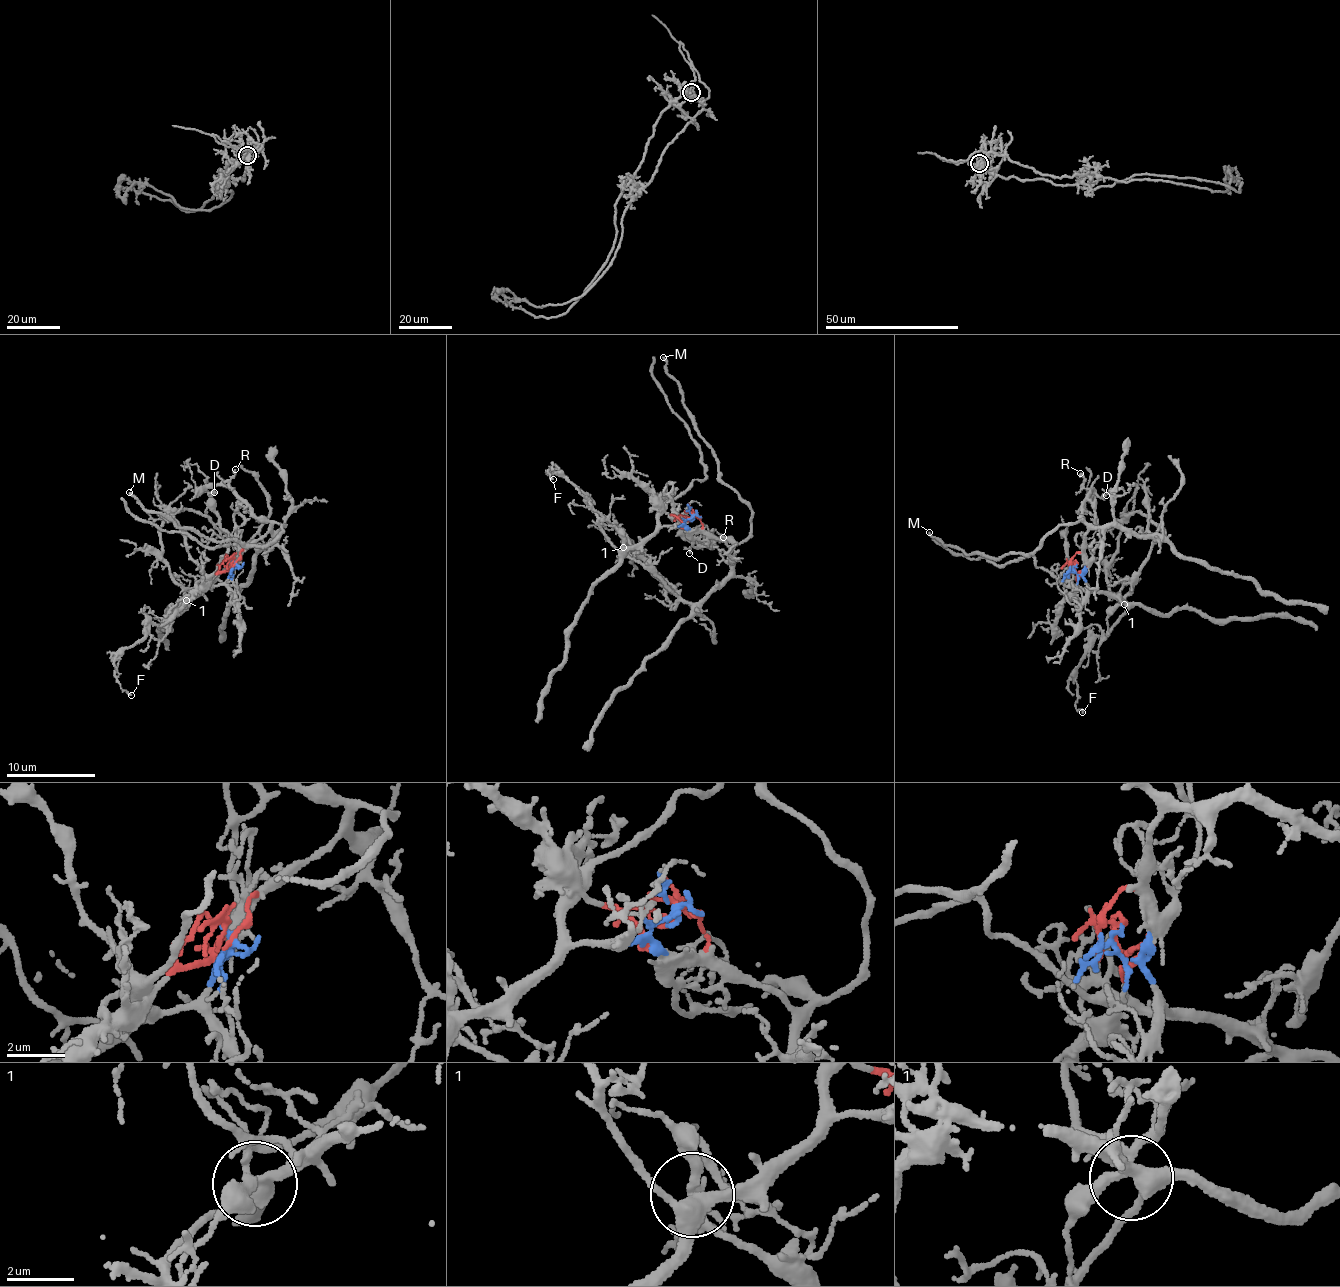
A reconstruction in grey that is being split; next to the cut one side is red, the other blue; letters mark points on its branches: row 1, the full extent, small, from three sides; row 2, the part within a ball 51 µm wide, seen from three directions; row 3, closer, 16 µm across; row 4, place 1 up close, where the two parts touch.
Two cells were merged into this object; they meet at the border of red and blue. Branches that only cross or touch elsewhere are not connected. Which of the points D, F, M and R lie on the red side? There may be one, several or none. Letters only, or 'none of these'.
D, M, R

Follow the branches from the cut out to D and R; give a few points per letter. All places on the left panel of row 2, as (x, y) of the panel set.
D: (232, 558), (240, 557), (243, 549), (267, 531), (269, 524), (229, 489), (215, 487), (212, 492), (214, 491)
R: (232, 558), (240, 557), (243, 549), (269, 528), (229, 486), (236, 470)

